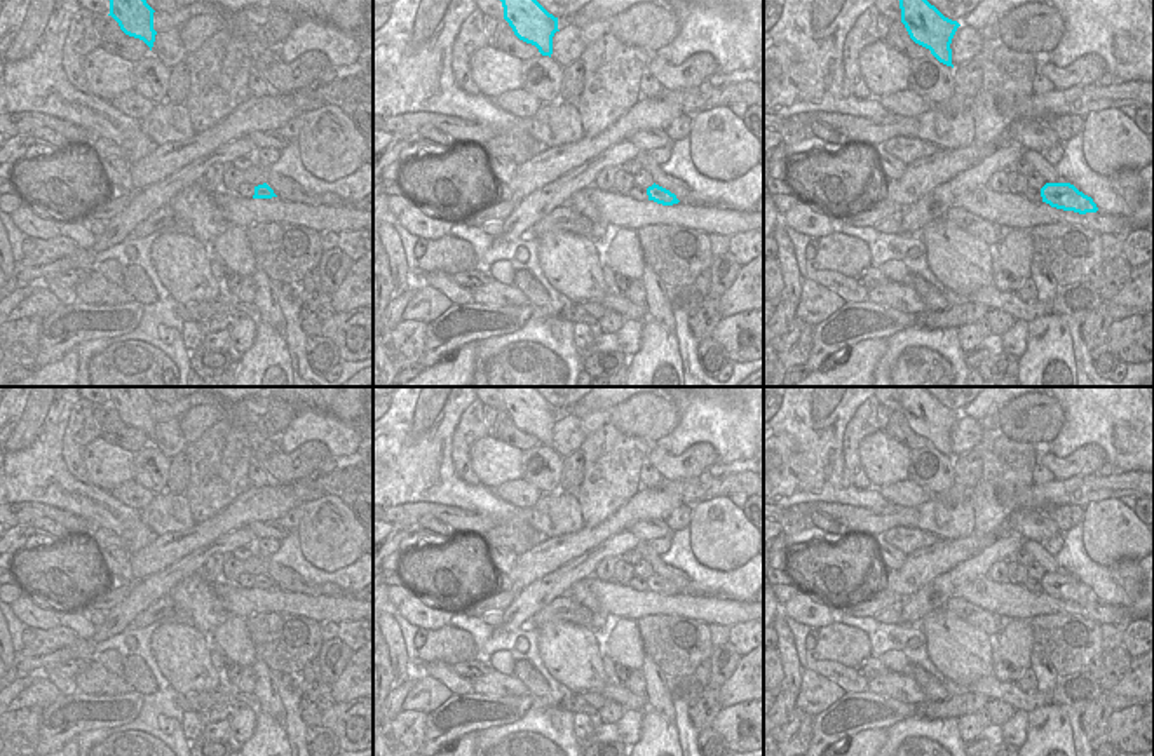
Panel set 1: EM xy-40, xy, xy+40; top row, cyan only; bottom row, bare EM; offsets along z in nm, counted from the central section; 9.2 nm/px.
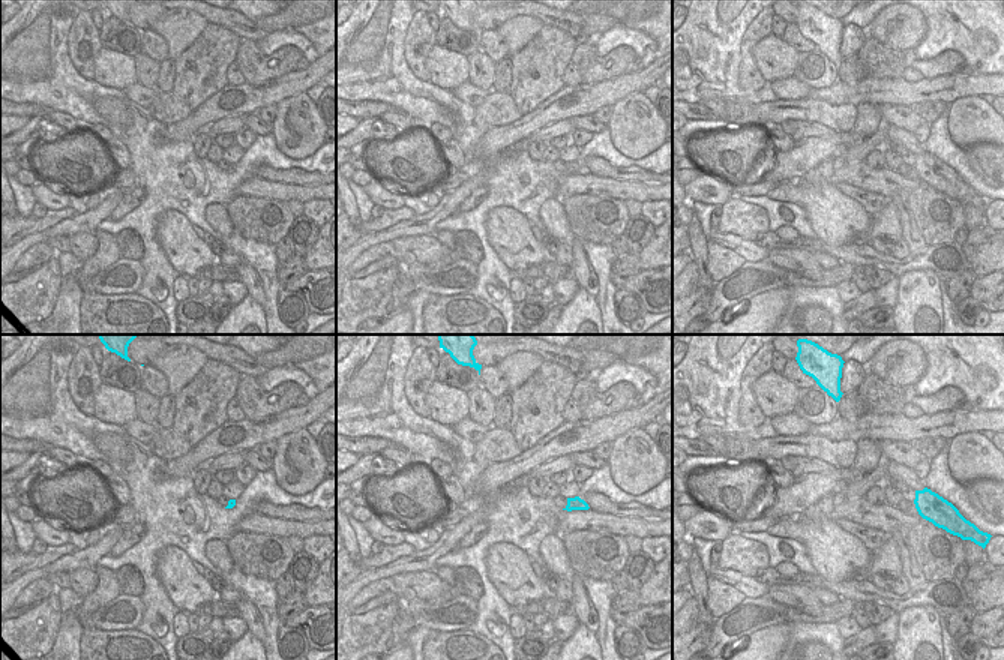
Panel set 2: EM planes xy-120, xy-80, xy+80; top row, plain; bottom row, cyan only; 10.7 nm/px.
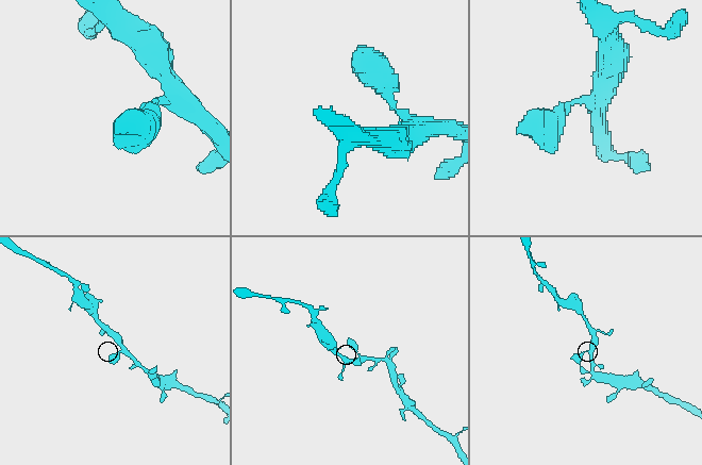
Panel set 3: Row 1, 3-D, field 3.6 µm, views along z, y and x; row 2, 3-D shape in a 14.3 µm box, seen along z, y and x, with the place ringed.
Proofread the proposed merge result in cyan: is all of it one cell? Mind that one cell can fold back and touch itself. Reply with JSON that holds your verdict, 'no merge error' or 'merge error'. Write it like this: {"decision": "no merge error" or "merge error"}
{"decision": "no merge error"}

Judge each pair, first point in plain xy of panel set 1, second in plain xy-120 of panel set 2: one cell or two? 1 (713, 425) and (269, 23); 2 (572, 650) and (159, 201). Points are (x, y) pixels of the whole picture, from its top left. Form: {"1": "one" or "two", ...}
{"1": "two", "2": "two"}

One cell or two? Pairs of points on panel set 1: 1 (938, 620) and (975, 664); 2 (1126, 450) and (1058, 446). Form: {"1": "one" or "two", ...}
{"1": "one", "2": "one"}

